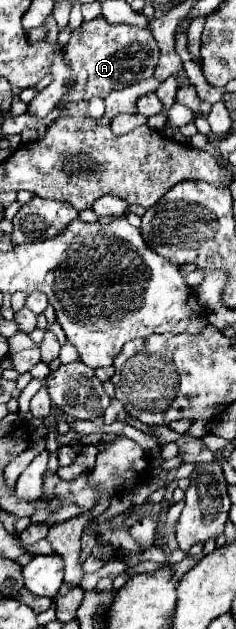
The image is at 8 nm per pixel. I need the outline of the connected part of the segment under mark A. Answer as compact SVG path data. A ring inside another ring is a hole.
M97 16L91 22L83 22L81 28L71 34L69 44L65 46L65 62L73 72L71 78L75 86L69 88L63 102L89 100L93 96L105 98L113 90L123 90L149 78L159 62L159 48L149 28L109 24L103 16Z

